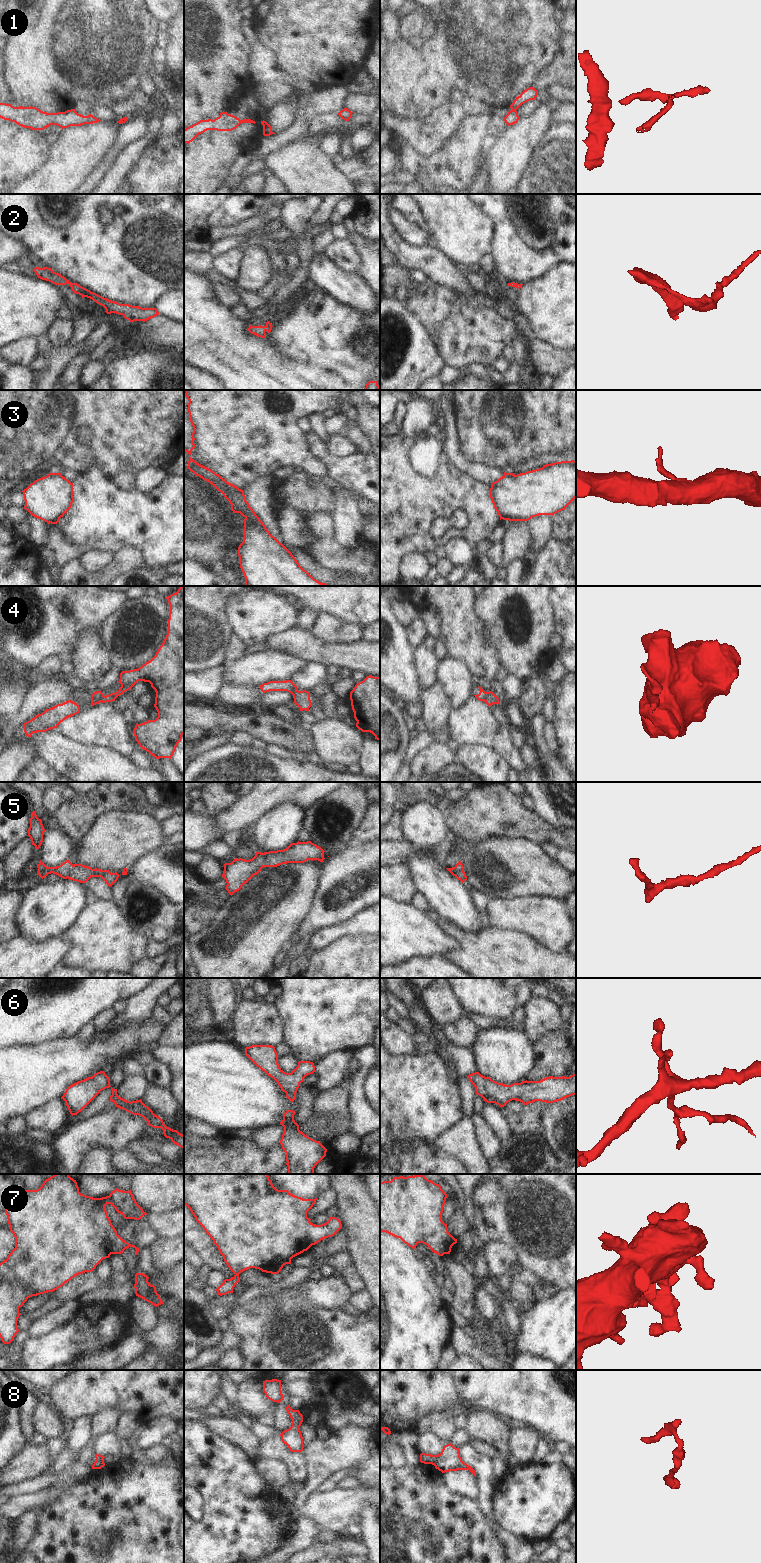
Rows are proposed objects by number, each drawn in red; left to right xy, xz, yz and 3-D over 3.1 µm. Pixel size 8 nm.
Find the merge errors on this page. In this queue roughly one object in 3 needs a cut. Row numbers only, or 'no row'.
1, 3, 4.

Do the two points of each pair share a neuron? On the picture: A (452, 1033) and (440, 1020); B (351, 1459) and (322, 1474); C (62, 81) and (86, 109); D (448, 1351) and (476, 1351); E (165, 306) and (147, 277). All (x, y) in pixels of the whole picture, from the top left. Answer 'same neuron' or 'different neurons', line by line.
A: different neurons
B: same neuron
C: different neurons
D: different neurons
E: different neurons

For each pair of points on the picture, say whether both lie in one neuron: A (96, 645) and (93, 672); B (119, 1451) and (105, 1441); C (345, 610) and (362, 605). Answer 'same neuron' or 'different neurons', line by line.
A: same neuron
B: same neuron
C: same neuron

